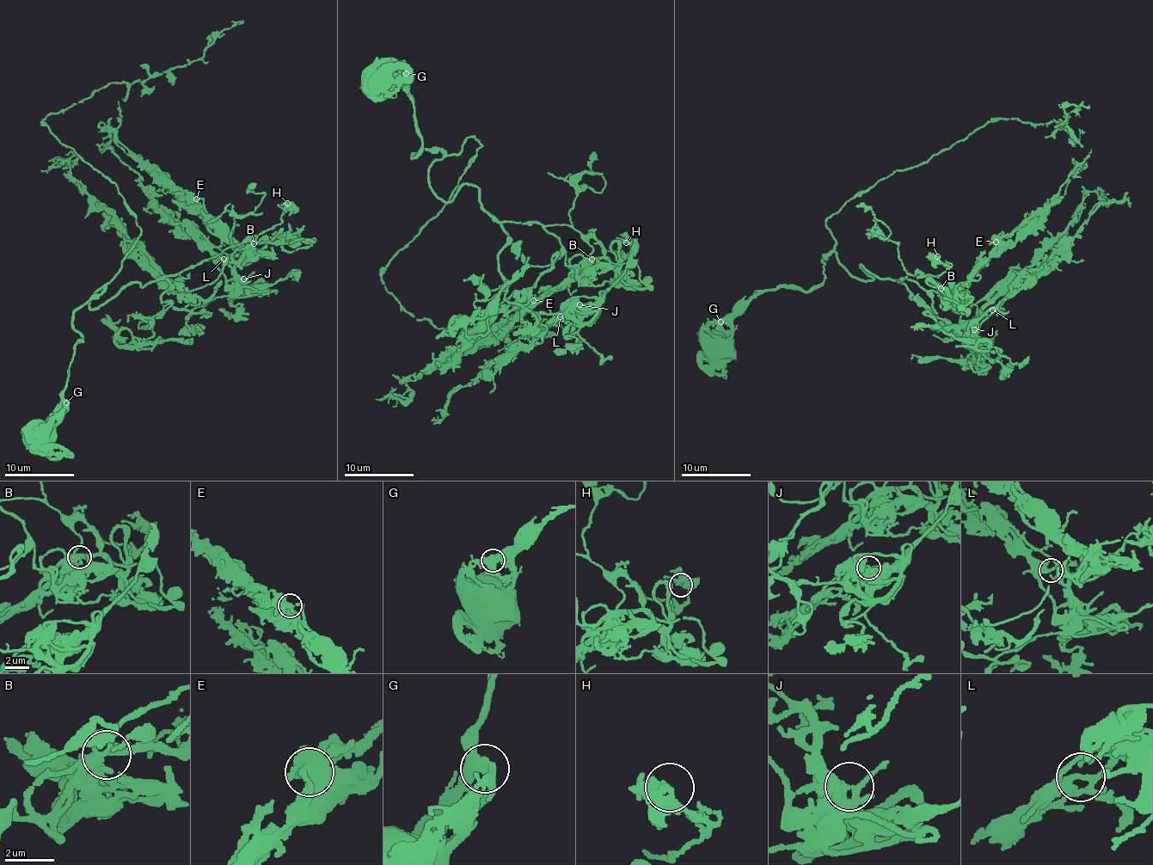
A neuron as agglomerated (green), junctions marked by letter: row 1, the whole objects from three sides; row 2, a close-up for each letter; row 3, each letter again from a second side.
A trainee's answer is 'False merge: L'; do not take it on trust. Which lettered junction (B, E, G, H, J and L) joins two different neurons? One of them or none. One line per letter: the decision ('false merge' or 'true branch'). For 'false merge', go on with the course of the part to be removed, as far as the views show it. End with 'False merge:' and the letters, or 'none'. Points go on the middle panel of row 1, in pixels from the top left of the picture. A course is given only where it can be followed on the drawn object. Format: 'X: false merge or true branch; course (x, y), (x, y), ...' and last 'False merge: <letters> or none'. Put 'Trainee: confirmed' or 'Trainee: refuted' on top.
Trainee: refuted
B: true branch
E: true branch
G: true branch
H: true branch
J: true branch
L: true branch
False merge: none

